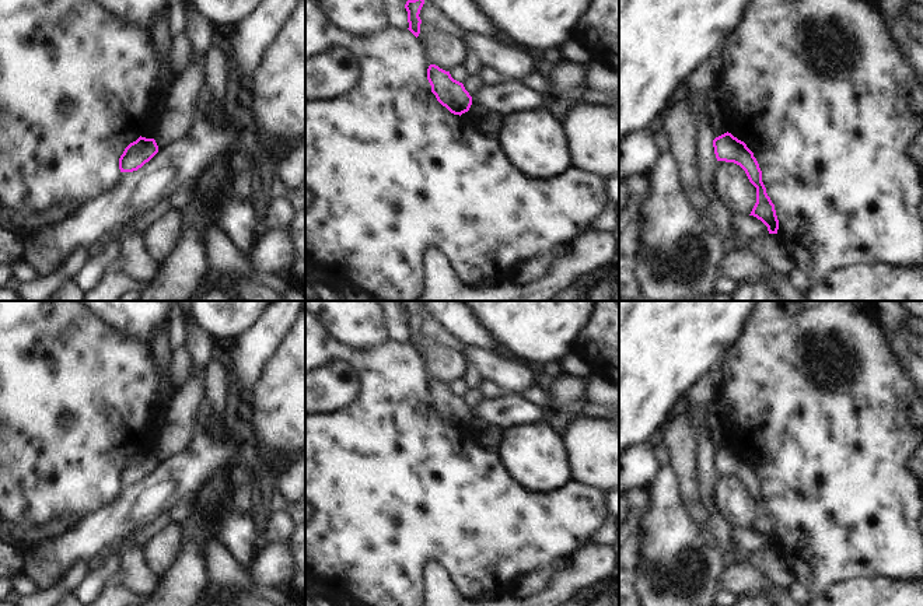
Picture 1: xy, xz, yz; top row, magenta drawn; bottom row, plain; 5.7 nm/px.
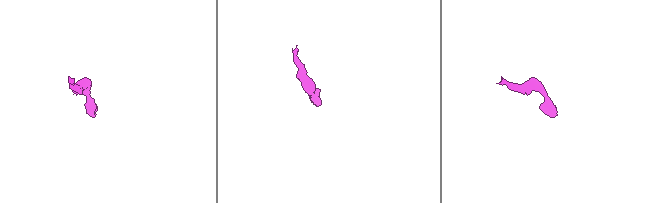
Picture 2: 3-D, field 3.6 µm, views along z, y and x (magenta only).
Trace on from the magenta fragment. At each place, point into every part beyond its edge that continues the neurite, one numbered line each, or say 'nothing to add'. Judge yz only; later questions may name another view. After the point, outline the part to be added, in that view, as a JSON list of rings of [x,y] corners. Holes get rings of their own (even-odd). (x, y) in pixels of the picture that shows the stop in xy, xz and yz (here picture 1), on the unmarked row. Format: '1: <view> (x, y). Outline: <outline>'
nothing to add.

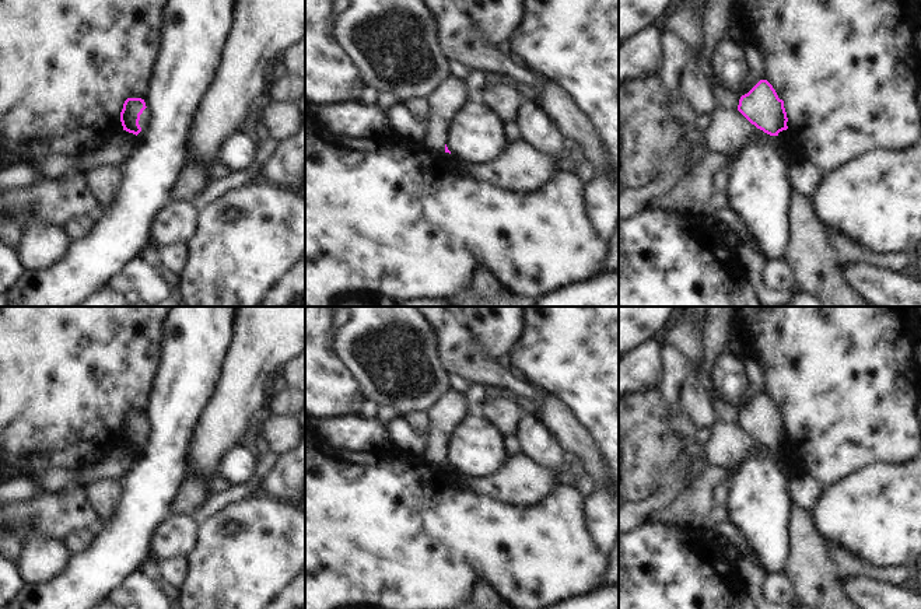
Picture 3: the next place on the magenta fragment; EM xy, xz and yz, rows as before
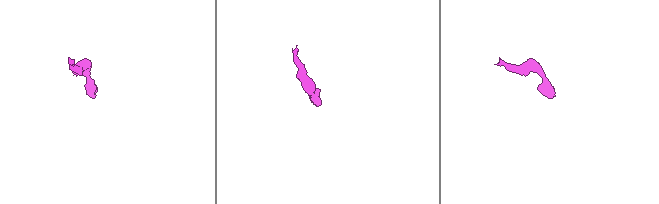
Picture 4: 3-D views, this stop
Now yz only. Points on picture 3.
nothing to add.

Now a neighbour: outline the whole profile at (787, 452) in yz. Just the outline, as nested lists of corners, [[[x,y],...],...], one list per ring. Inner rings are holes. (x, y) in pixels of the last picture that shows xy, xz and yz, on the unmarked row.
[[[787,442],[780,445],[777,451],[787,476],[791,477],[792,466],[798,459],[798,448],[794,444]]]

